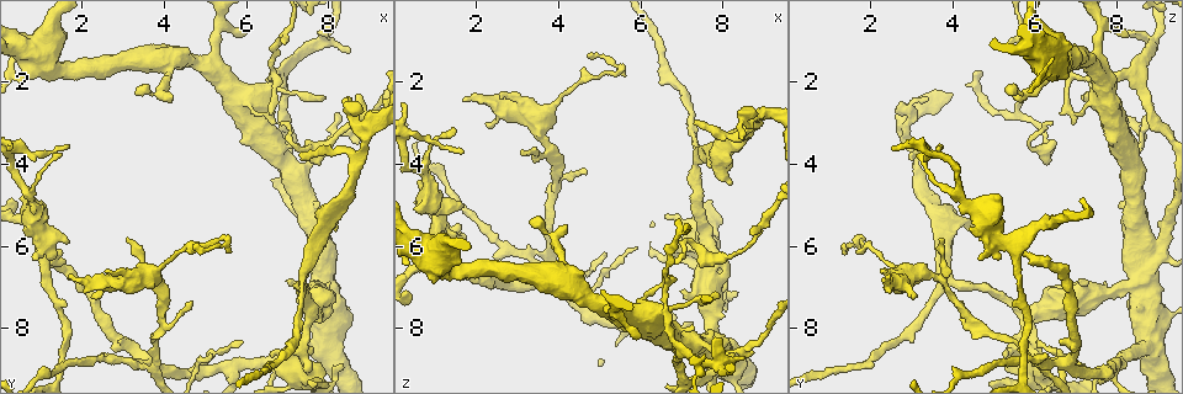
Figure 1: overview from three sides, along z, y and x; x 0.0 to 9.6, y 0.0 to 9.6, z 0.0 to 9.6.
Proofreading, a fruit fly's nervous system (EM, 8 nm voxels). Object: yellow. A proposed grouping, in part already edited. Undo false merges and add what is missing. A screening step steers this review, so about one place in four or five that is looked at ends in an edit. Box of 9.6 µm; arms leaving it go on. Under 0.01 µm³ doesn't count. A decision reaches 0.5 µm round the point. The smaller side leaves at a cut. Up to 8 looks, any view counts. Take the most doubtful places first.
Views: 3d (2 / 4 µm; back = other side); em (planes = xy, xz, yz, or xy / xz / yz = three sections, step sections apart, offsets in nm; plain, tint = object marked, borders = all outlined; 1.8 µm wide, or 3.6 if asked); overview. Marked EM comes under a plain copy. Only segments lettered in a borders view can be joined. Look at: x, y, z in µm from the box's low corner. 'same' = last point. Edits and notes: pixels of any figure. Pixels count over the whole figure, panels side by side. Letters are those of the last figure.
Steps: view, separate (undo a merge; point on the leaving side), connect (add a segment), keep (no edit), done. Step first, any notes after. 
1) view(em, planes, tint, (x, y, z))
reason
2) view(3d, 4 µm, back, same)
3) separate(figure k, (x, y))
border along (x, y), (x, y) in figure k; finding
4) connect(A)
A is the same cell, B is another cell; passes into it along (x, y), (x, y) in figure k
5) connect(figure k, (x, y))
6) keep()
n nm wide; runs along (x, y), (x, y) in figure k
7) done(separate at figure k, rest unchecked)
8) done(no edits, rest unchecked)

view(3d, 2 µm, back, (5.90, 8.30, 5.95))
an open end

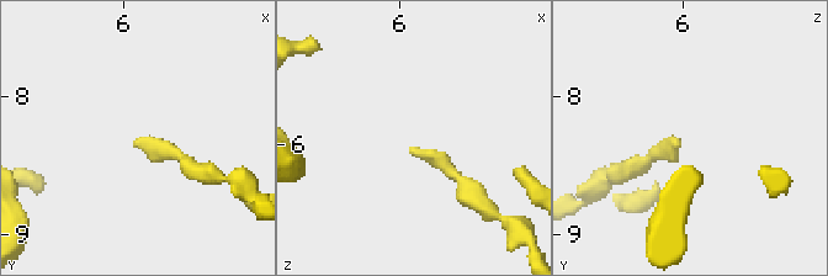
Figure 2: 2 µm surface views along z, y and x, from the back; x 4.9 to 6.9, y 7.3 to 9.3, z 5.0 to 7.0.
view(em, xz, step 4, tint, (5.94, 8.34, 6.00))
shape alone is not enough

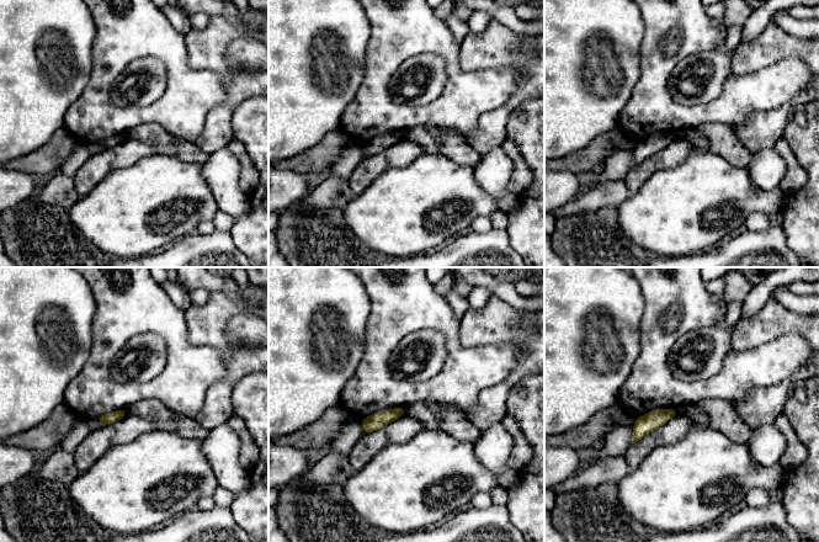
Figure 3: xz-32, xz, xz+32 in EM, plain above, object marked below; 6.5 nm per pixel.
view(em, xy, step 8, borders, same)

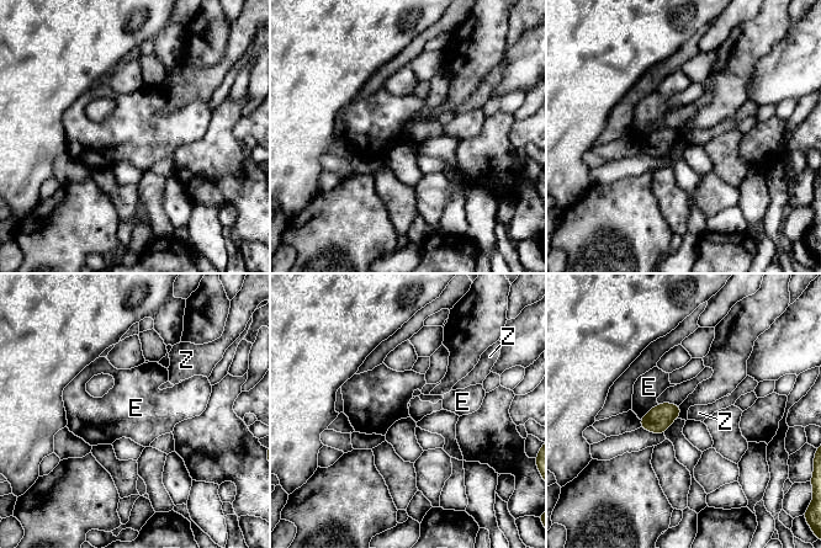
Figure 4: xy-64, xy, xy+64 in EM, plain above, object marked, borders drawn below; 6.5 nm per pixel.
keep()
E touches over 170 nm; E and Z are other cells; border along (660, 404), (655, 405), (641, 420) in figure 4; no lettered segment goes on from it

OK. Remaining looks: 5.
view(3d, 4 µm, (6.90, 3.05, 6.40))
tapers out

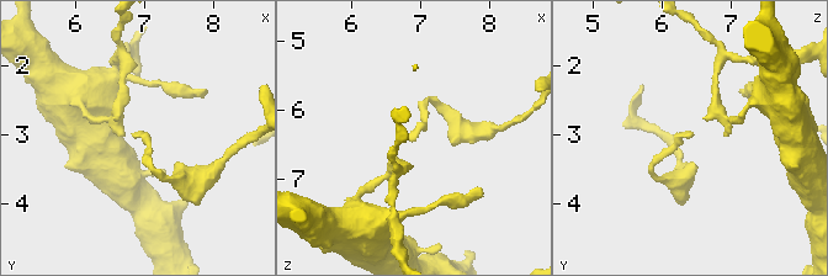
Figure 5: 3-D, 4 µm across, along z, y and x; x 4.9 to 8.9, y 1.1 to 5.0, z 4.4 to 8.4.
view(em, 3.6 µm, planes, tint, (6.85, 2.95, 6.45))
need the tissue

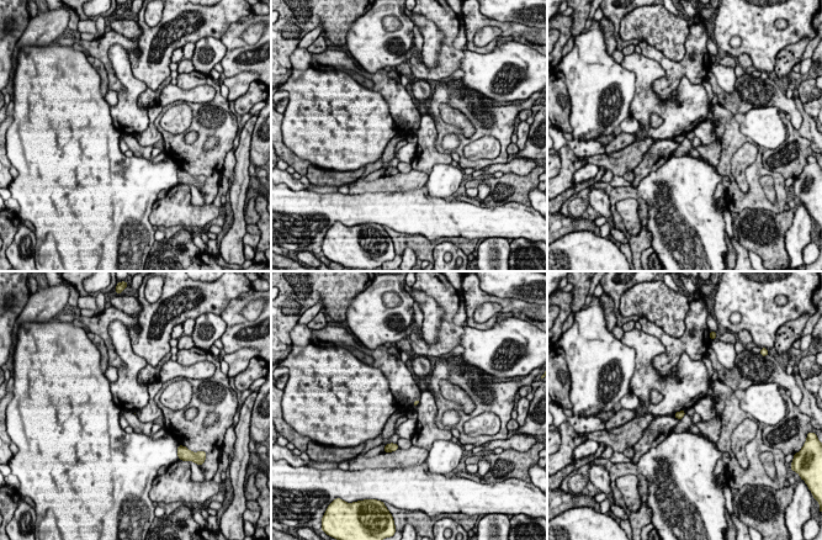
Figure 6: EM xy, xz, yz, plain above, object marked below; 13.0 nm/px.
view(em, 3.6 µm, planes, borders, same)
see the neighbours

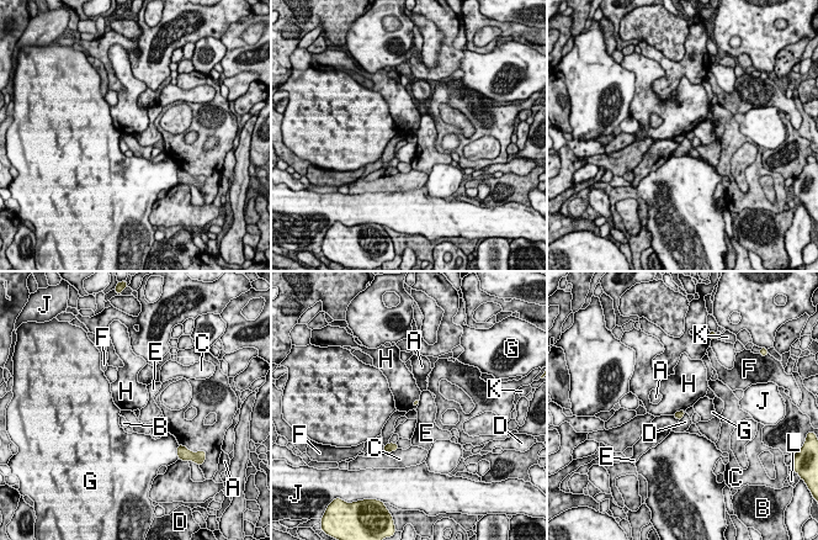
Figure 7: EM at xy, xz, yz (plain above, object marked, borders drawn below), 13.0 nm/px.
keep()
A, B, C, D, E, F, G, H, J, K and L are other cells; border along (684, 409), (676, 411), (673, 414) in figure 7; none of them fits

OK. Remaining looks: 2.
view(em, yz, step 8, tint, (4.70, 6.05, 1.30))
free end

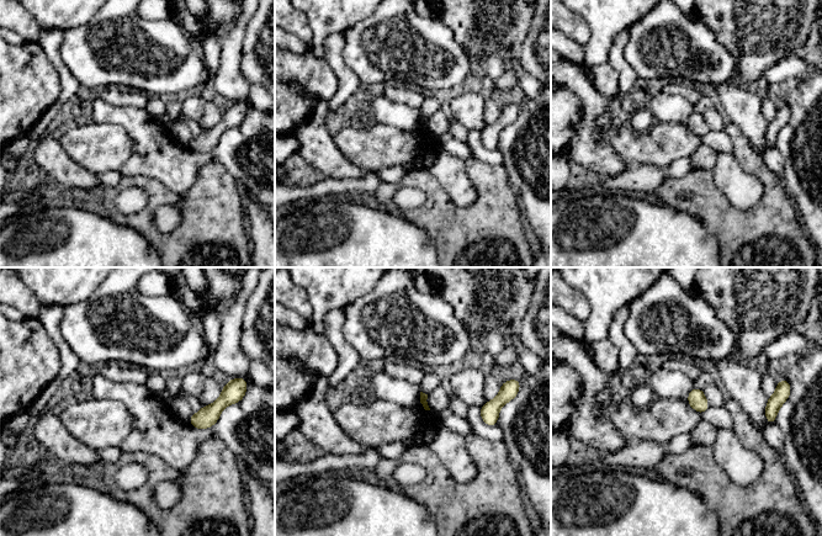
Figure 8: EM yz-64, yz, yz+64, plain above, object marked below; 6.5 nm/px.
view(em, planes, borders, same)
cut it another way

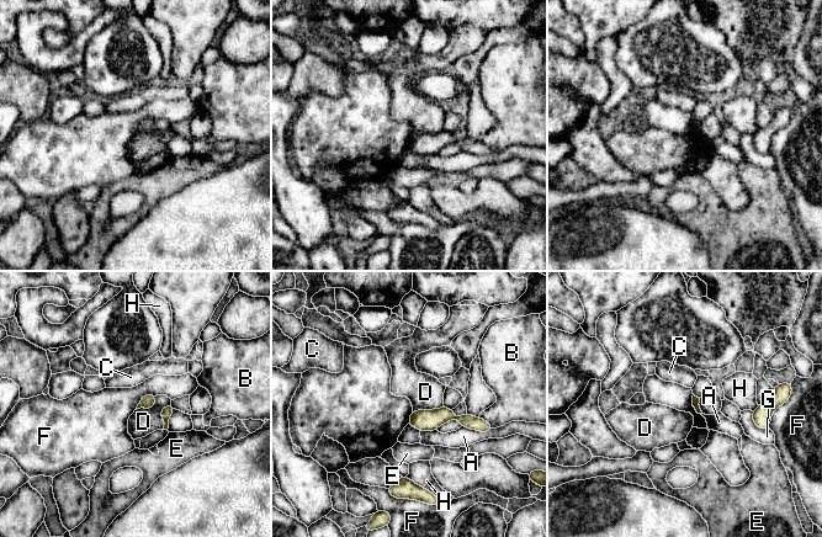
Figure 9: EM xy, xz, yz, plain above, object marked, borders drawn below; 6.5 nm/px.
keep()
A, B, C, D, E, F, G and H are other cells; runs along (412, 421), (456, 416), (481, 427) in figure 9; none of them fits

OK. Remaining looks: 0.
done(no edits, rest unchecked)

